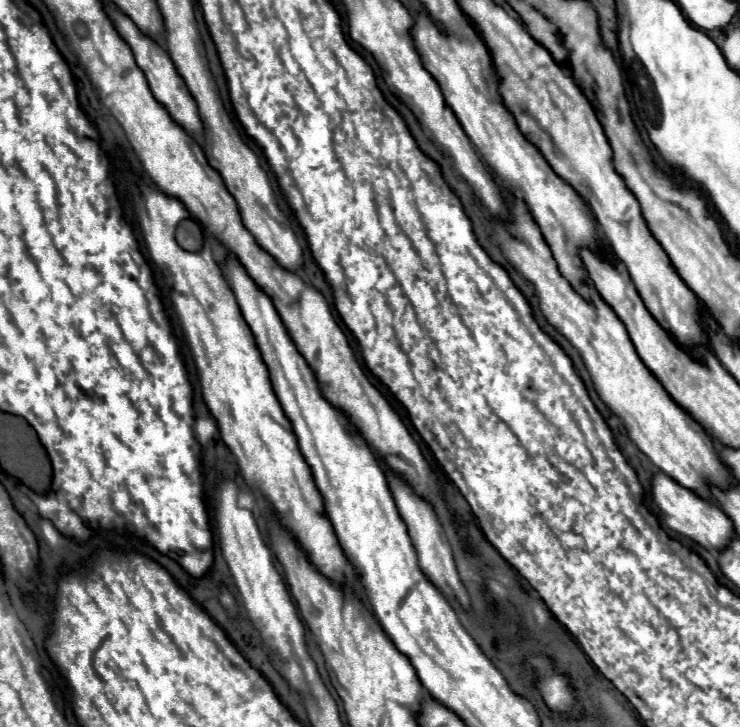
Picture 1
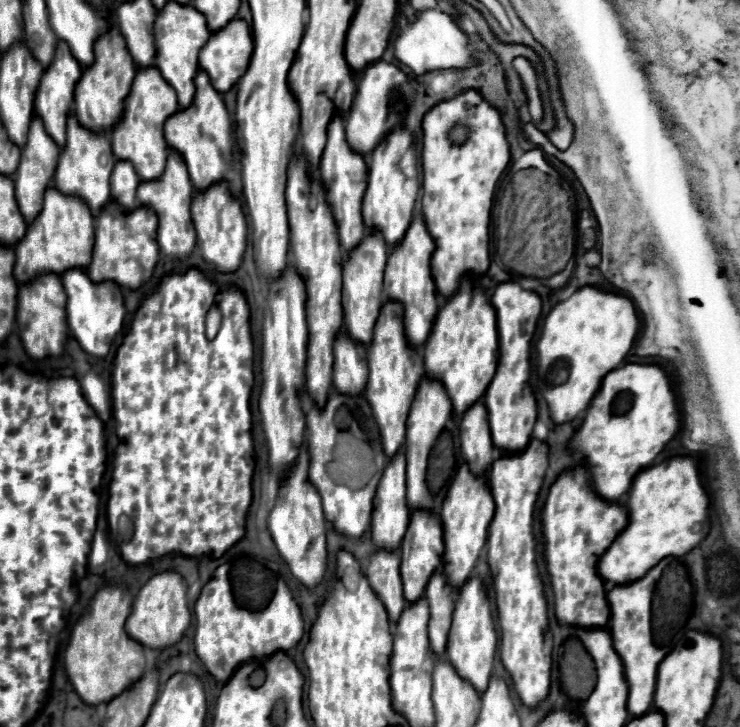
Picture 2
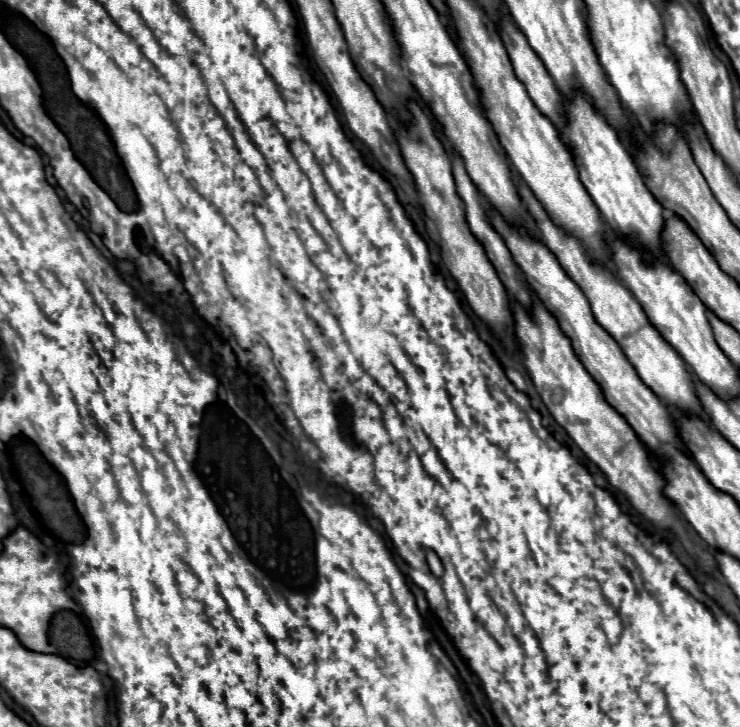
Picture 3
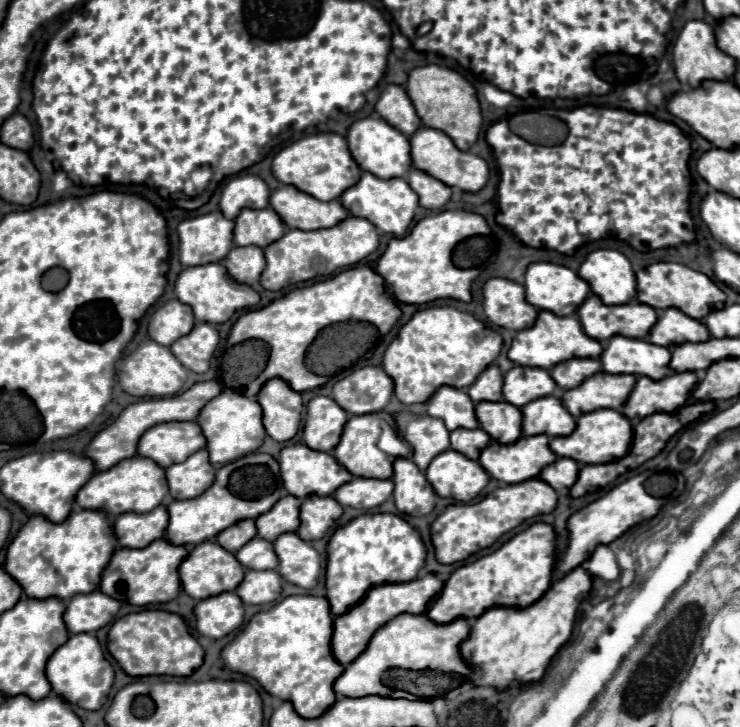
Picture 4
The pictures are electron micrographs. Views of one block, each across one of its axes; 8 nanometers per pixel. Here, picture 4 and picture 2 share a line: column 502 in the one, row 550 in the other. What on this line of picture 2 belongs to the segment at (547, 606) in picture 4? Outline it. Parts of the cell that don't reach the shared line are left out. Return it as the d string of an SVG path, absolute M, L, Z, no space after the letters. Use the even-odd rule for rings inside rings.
M674 458L636 476L626 500L628 524L598 560L604 582L616 586L640 580L666 556L682 556L708 534L708 496L700 484L694 458Z

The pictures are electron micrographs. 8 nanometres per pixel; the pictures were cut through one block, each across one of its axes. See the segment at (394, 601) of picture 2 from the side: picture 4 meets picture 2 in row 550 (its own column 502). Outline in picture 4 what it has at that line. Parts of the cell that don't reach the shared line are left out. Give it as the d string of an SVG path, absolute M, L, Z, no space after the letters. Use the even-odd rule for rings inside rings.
M490 364L478 378L476 382L468 388L468 396L472 398L474 404L490 400L490 402L498 402L502 400L502 386L504 386L504 376L498 368L498 364Z

